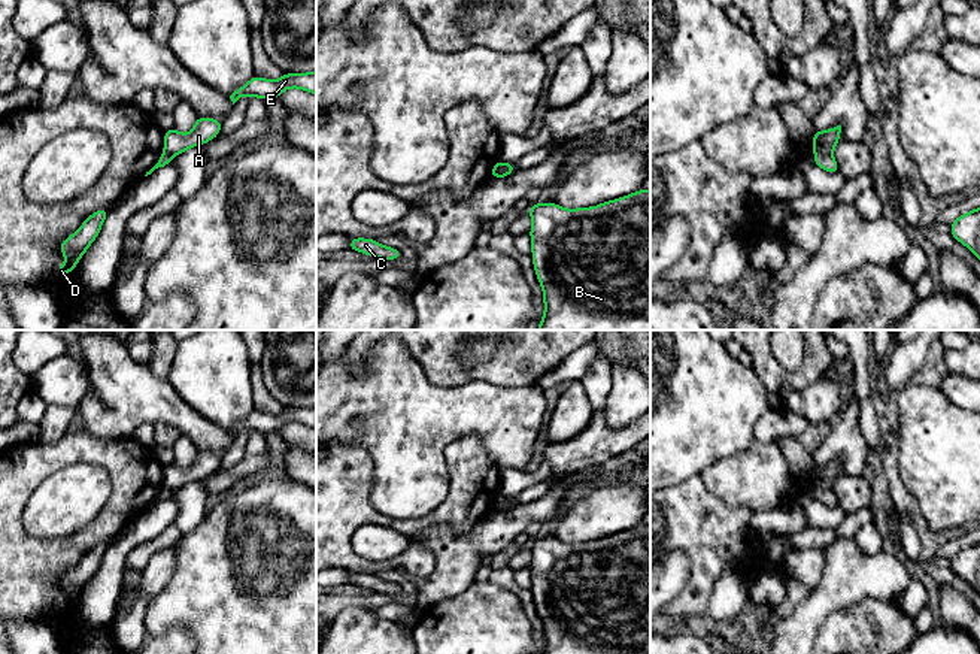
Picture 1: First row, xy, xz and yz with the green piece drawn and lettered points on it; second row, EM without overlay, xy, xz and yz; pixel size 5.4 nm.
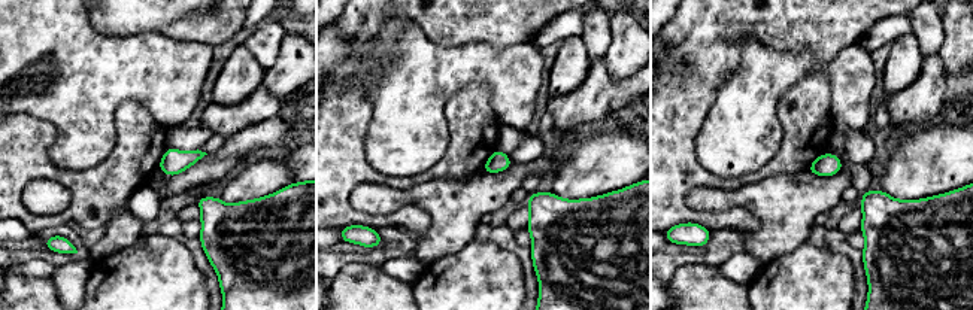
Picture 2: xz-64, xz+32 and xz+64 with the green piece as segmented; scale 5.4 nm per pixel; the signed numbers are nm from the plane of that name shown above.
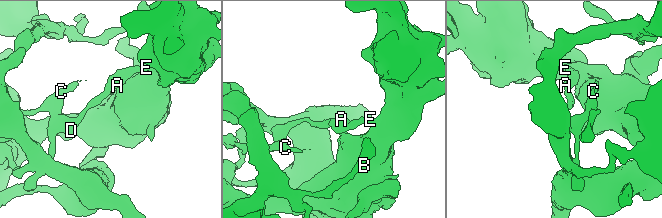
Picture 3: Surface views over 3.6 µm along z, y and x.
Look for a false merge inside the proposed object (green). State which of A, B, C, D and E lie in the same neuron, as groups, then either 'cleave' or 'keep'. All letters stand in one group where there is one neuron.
A B E / C D | cleave

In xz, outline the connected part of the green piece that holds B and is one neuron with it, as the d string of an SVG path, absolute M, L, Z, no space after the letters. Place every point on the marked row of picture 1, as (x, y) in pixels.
M650 190L594 208L530 206L533 264L543 287L544 315L537 330L650 330Z

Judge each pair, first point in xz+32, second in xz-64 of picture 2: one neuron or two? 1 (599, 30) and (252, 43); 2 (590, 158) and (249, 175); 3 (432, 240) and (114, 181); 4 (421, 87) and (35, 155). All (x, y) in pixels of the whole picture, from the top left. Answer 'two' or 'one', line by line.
1: one
2: one
3: two
4: two

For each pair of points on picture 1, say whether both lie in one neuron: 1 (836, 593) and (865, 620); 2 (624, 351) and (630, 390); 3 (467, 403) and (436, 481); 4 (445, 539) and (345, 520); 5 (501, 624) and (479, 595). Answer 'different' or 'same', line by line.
1: different
2: same
3: same
4: different
5: same

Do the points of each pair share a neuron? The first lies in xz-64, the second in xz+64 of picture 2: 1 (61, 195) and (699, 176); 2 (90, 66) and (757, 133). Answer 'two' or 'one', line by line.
1: two
2: one

